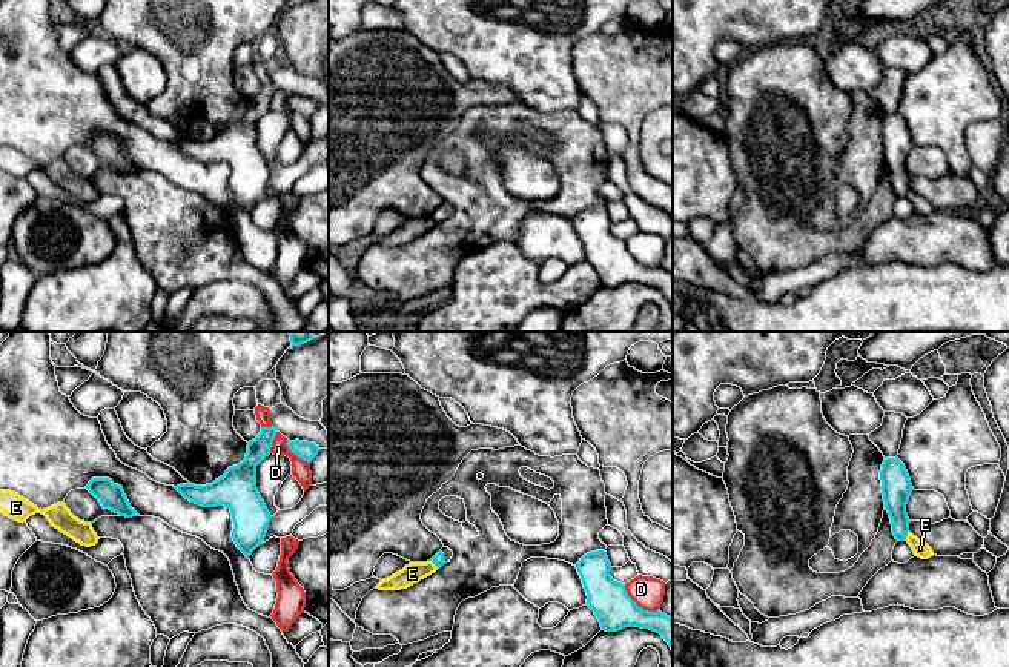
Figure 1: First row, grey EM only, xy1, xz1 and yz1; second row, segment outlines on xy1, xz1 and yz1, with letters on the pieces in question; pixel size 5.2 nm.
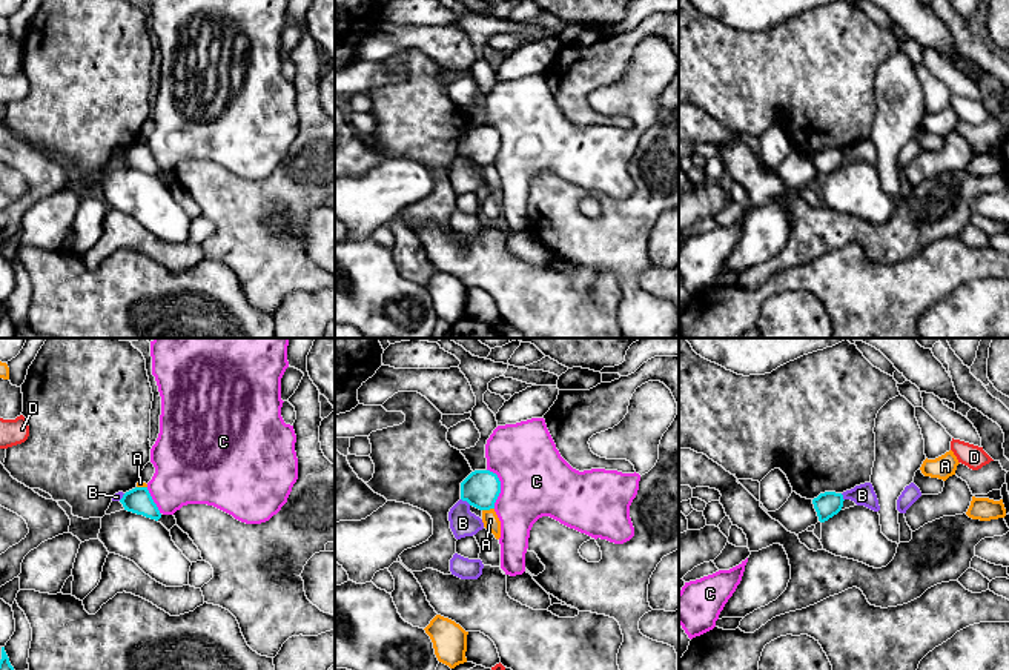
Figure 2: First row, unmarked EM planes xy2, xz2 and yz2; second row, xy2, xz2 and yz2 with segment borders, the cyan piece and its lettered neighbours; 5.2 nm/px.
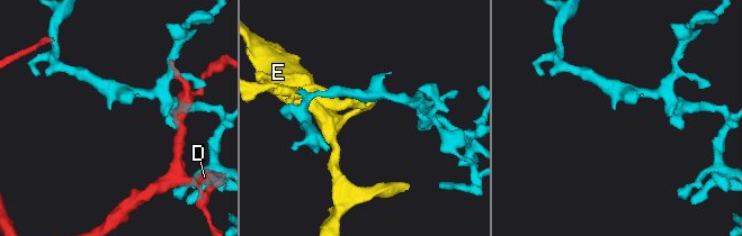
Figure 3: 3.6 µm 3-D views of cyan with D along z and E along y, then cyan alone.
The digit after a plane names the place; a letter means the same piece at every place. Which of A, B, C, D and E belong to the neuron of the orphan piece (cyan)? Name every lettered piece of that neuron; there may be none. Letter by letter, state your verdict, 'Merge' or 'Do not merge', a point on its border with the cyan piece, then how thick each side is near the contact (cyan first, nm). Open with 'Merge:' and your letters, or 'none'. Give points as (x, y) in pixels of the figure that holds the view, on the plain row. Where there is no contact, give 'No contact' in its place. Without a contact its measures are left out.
Merge: none
A: Do not merge. Touches cyan at xz2 (487, 165). Thickness 190 nm (cyan) against 90 nm
B: Do not merge. Touches cyan at xz2 (466, 155). Thickness 190 nm (cyan) against 140 nm
C: Do not merge. Touches cyan at xz2 (499, 143). Thickness 190 nm (cyan) against 380 nm
D: Do not merge. Touches cyan at xz1 (636, 260). Thickness 200 nm (cyan) against 170 nm
E: Do not merge. Touches cyan at xz1 (435, 220). Thickness 60 nm (cyan) against 110 nm

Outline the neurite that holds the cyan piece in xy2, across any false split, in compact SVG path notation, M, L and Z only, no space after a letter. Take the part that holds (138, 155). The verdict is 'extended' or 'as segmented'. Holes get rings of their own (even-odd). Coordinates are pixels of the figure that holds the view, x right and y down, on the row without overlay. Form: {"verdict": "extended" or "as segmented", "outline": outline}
{"verdict": "as segmented", "outline": "M135 143L123 151L120 155L124 166L143 171L146 174L158 177L161 174L161 169L154 158L147 143Z"}

